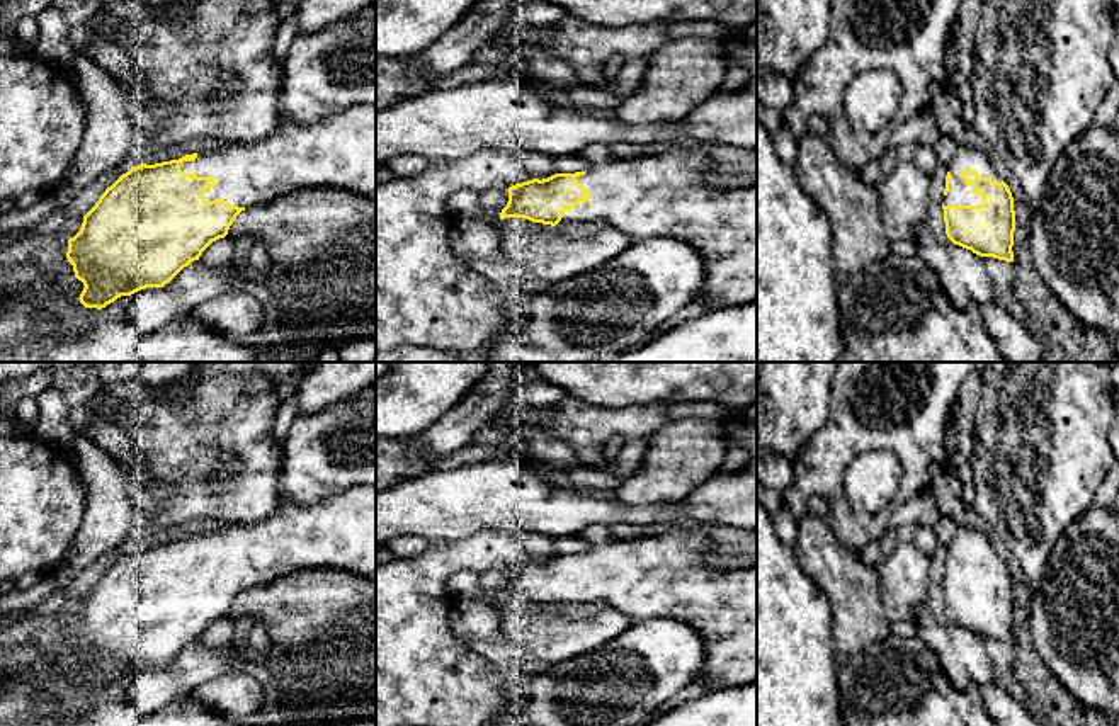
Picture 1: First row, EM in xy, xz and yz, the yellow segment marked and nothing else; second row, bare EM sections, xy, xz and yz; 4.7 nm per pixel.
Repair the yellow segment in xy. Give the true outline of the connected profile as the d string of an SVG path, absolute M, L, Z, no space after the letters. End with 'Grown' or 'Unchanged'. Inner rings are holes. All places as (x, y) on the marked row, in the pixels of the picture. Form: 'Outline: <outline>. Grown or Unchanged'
Outline: M357 104L315 124L281 121L270 136L247 145L221 145L214 151L192 153L155 165L141 163L122 173L83 216L80 231L68 240L66 258L83 282L80 303L102 309L121 296L146 287L163 287L202 252L228 235L236 216L257 204L270 202L304 187L333 187L376 199L376 105Z. Grown

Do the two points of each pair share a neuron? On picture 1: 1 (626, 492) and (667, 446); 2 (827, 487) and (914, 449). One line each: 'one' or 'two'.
1: one
2: one

